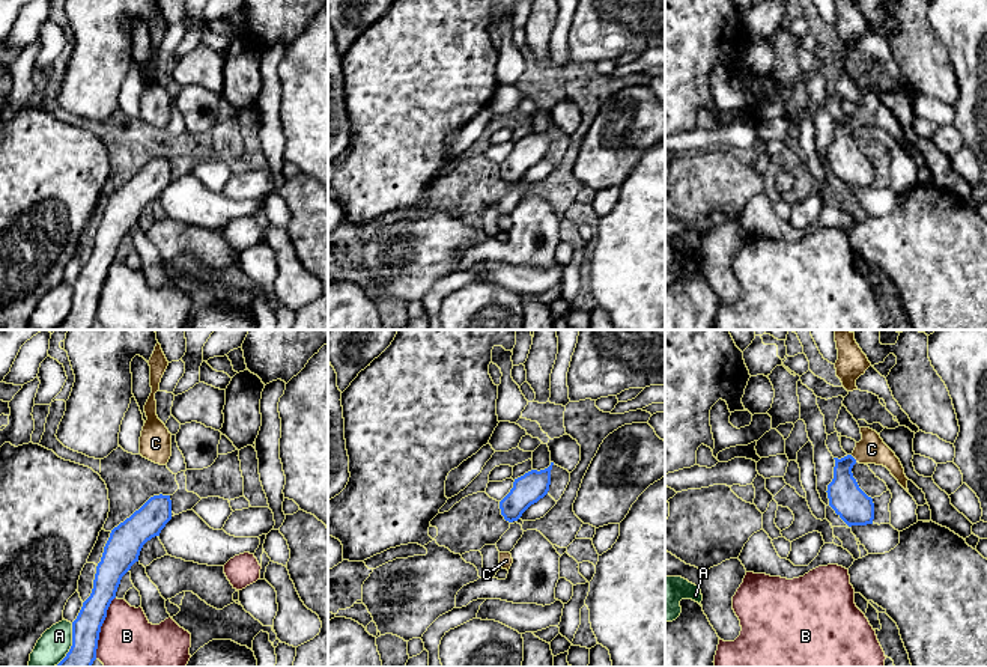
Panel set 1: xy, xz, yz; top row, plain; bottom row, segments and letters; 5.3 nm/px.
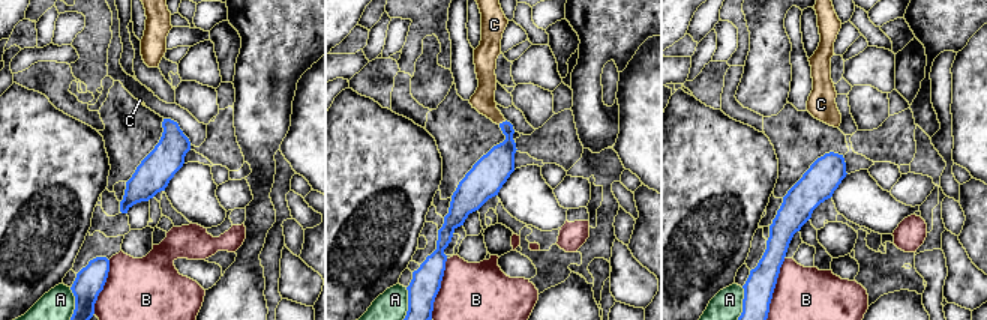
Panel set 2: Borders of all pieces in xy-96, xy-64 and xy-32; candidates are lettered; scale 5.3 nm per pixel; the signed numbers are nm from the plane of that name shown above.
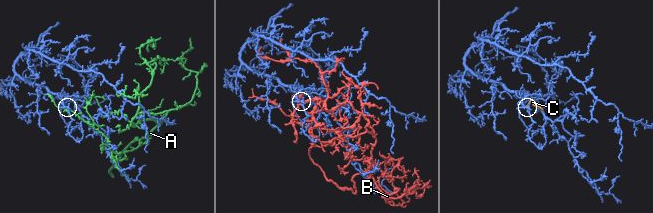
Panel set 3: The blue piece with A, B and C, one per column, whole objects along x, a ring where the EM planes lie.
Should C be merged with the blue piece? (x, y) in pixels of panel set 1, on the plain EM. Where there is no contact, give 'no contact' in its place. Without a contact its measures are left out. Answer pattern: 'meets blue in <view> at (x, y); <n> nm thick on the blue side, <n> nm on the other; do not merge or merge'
meets blue in yz at (853, 121); 180 nm thick on the blue side, 150 nm on the other; merge

